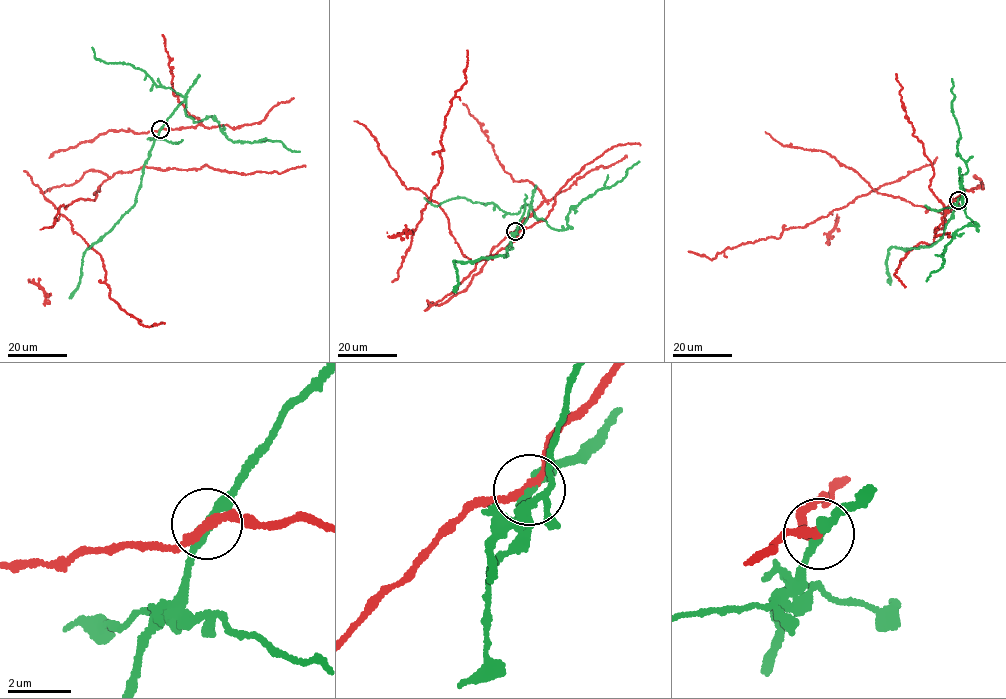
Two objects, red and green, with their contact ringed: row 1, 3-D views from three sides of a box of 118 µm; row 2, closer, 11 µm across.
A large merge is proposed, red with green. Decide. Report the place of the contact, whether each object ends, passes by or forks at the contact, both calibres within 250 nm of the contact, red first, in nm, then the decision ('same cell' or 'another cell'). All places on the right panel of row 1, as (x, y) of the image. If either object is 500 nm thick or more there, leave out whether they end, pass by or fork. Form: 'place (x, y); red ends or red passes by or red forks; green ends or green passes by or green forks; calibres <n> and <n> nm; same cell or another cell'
place (958, 200); red passes by; green passes by; calibres 280 and 240 nm; another cell

